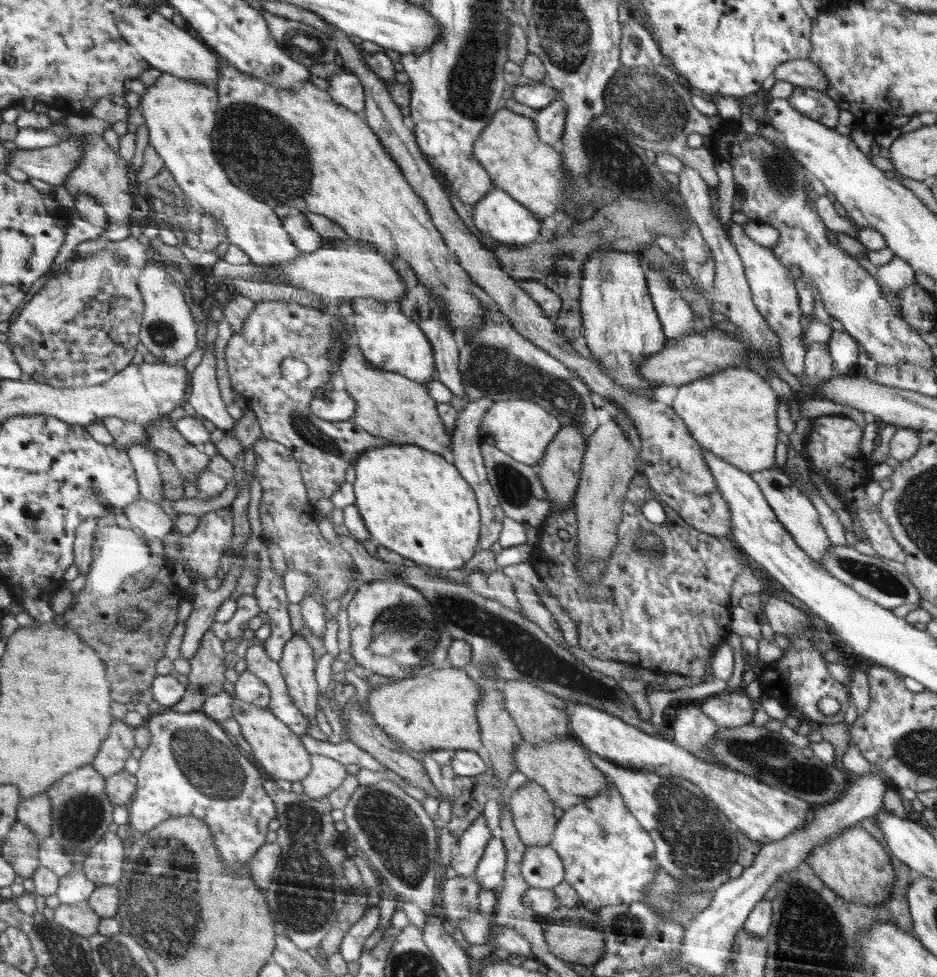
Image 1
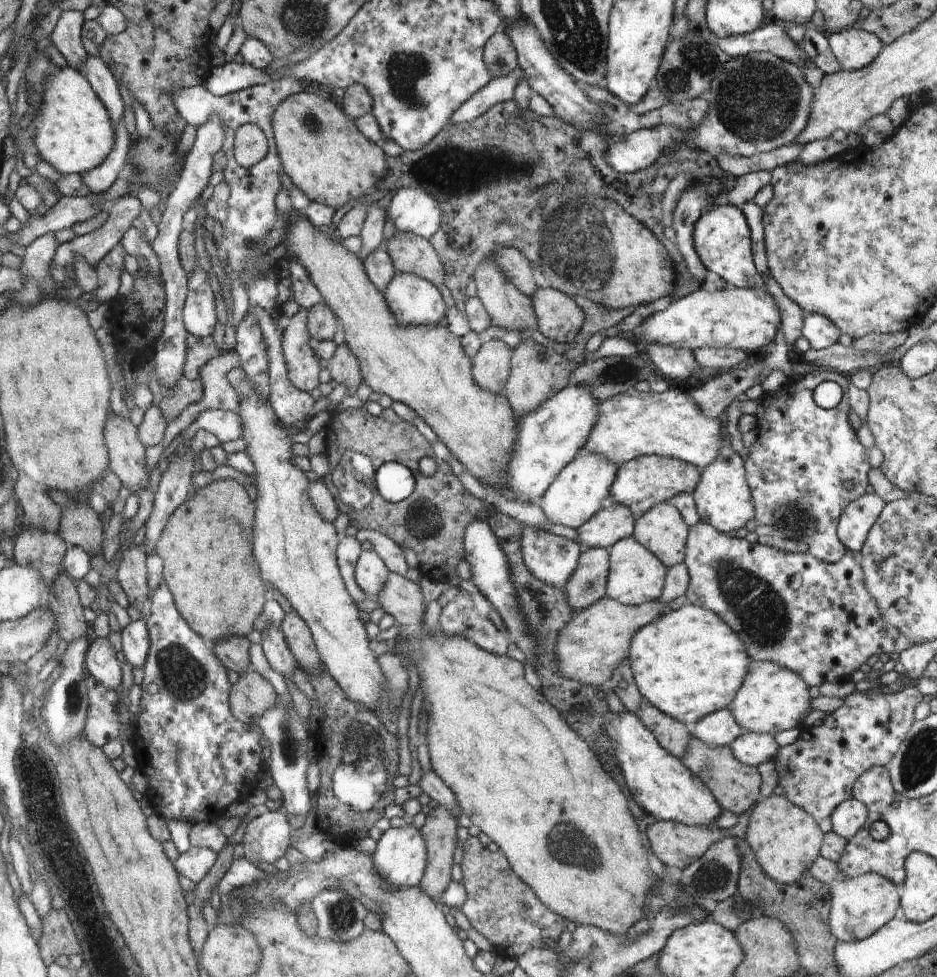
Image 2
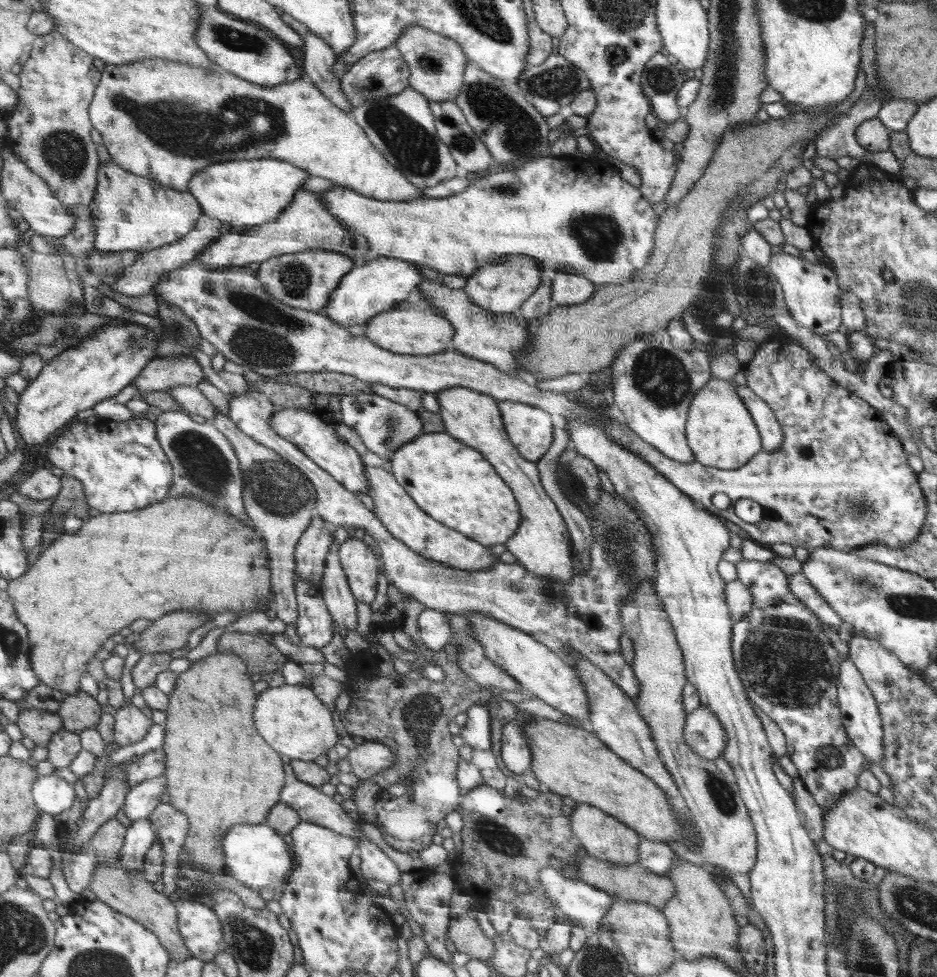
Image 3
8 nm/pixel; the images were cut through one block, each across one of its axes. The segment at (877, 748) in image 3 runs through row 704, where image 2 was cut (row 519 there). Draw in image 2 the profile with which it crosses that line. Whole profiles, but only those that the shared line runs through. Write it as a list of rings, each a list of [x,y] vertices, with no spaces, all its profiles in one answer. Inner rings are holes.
[[[874,490],[866,491],[866,494],[849,502],[837,526],[837,534],[848,551],[861,550],[884,505]]]

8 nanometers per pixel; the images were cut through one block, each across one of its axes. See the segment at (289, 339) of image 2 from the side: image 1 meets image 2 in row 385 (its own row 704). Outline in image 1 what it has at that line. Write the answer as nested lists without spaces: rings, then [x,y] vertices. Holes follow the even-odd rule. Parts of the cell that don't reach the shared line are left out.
[[[294,633],[293,638],[284,649],[284,655],[278,662],[282,677],[288,682],[289,696],[293,704],[301,710],[310,722],[308,736],[314,740],[328,741],[328,736],[318,728],[316,710],[318,710],[318,690],[314,680],[314,658],[312,650],[303,637]]]

